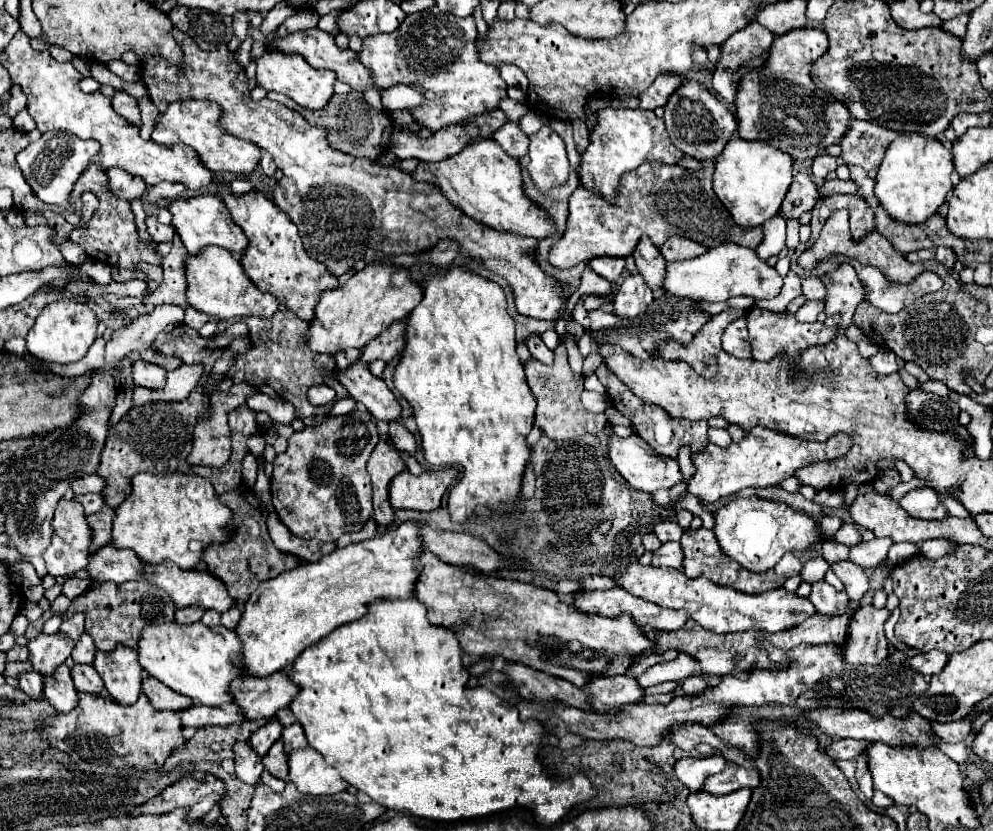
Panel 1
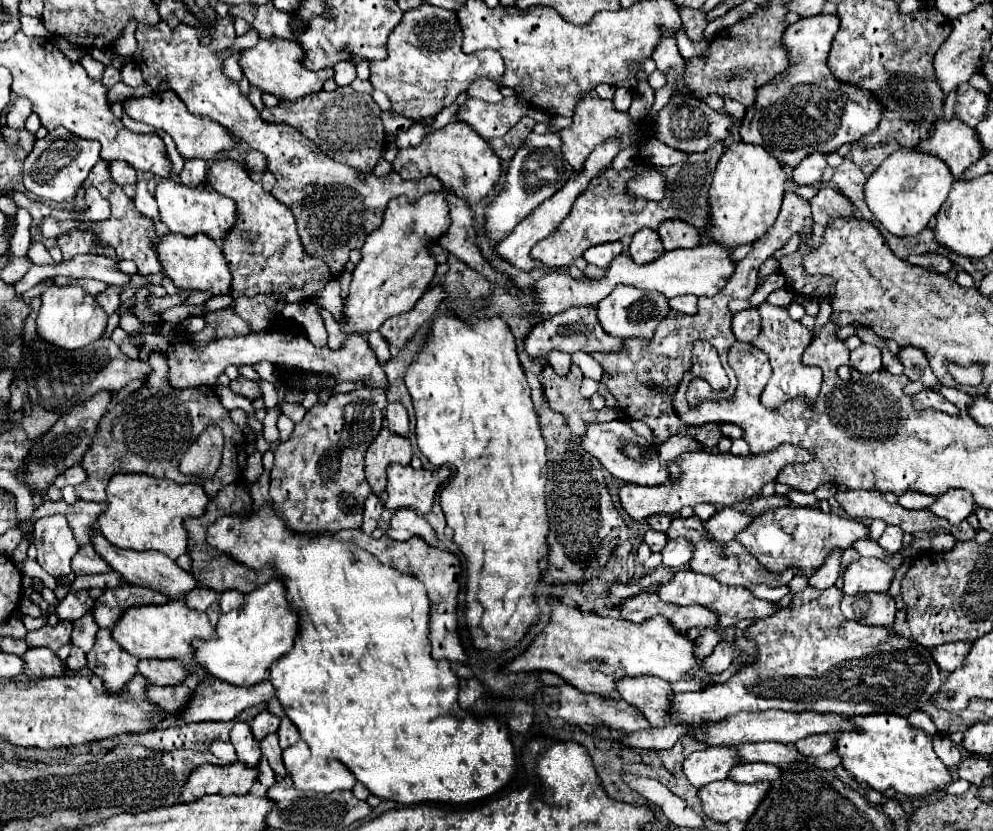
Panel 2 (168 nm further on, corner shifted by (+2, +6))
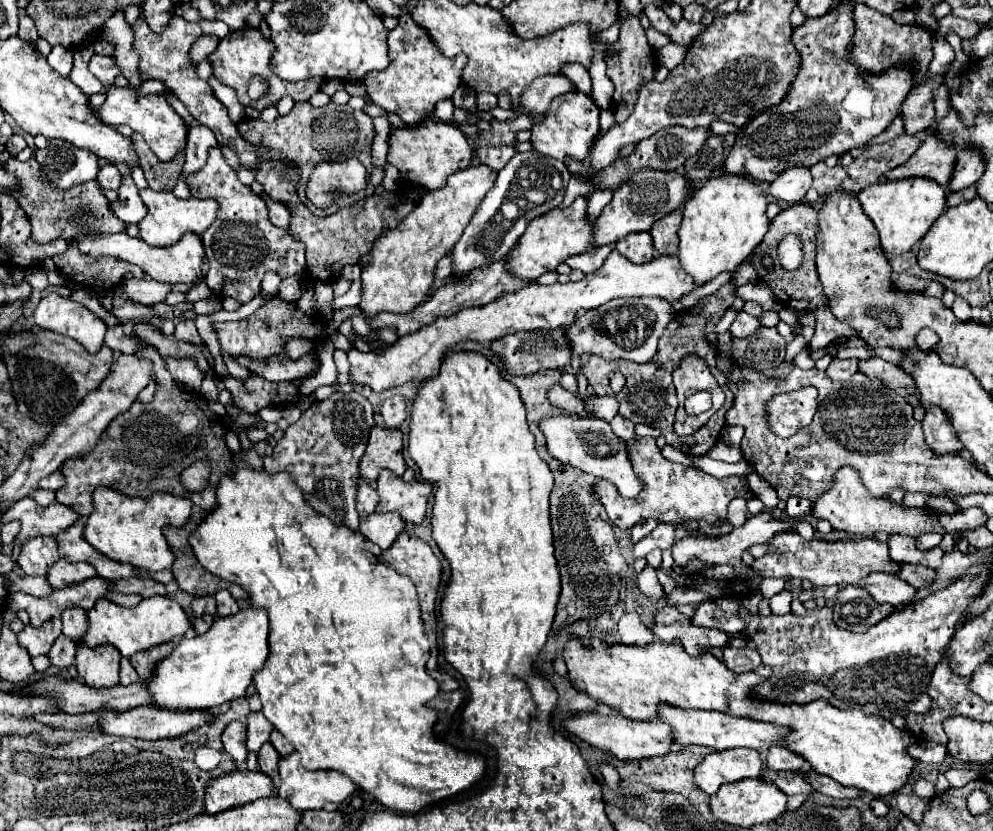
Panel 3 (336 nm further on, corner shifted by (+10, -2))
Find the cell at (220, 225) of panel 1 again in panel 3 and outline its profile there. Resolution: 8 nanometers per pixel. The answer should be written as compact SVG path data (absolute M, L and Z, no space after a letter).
M152 188L140 190L140 198L144 202L144 206L148 208L146 216L142 218L142 222L138 222L140 228L140 238L146 244L152 246L170 246L176 240L180 240L182 234L186 232L194 232L194 234L202 234L216 218L216 210L218 204L216 200L198 200L198 198L188 198L188 200L180 200L174 194L166 194L166 192L154 192Z

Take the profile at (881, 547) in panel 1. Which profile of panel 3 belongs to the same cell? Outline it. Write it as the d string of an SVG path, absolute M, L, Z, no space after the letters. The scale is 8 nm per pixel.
M890 536L888 540L890 556L898 564L922 564L924 552L918 550L916 538L910 536Z

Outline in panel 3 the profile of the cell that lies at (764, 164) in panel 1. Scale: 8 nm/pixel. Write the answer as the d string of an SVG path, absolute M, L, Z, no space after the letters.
M718 174L698 188L684 204L684 218L678 230L678 260L694 278L696 286L714 280L720 272L734 272L762 242L768 232L766 192L754 180Z

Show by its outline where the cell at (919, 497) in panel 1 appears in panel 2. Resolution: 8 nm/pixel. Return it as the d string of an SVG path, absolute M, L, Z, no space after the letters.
M950 488L948 492L936 496L936 502L930 504L928 510L952 524L960 524L970 512L976 510L976 504L968 492L960 488Z

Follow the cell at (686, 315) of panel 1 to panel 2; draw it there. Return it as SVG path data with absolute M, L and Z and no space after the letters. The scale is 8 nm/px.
M576 306L570 308L558 316L552 316L540 324L536 324L530 334L526 336L526 352L530 356L546 356L552 350L560 350L560 352L620 352L620 348L624 348L624 340L608 336L602 328L600 322L596 320L596 308L594 306Z

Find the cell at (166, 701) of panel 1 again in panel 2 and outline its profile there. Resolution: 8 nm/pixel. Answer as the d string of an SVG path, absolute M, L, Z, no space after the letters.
M140 660L138 672L150 682L150 684L180 684L186 680L186 670L180 662L174 660Z

